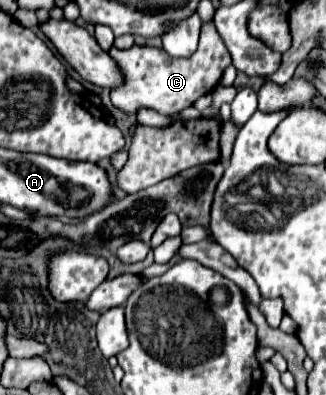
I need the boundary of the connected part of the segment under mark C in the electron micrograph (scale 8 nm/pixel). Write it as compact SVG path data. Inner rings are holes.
M204 22L200 32L200 46L188 58L170 58L162 48L154 46L138 46L134 44L128 50L120 50L116 46L110 48L110 56L122 64L122 72L126 72L126 86L118 90L110 90L112 106L122 110L124 114L136 114L140 108L152 108L164 116L176 116L184 108L192 106L200 96L210 94L224 74L224 70L232 64L232 56L224 46L220 34L216 32L214 22Z

